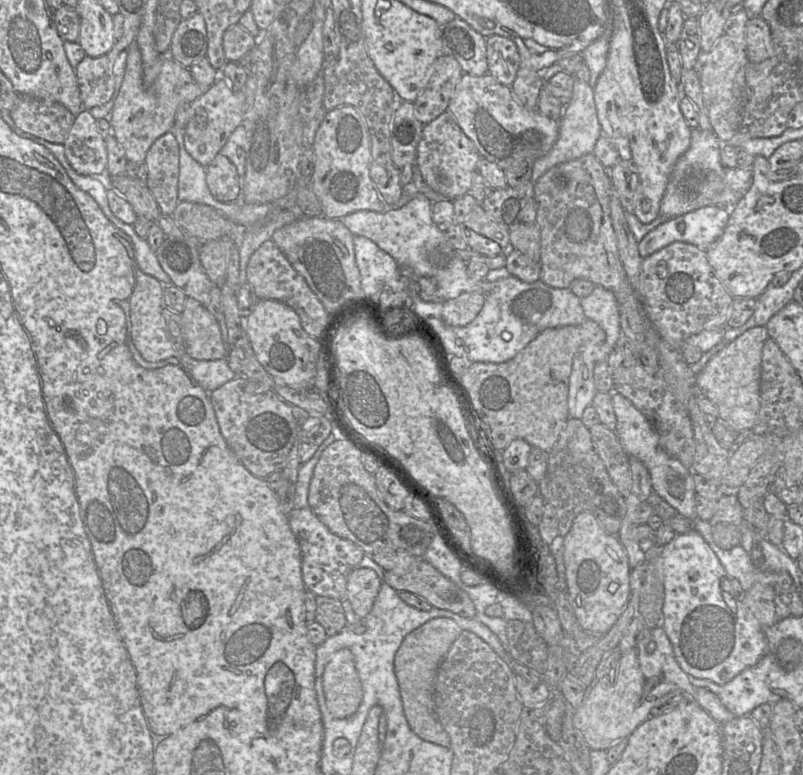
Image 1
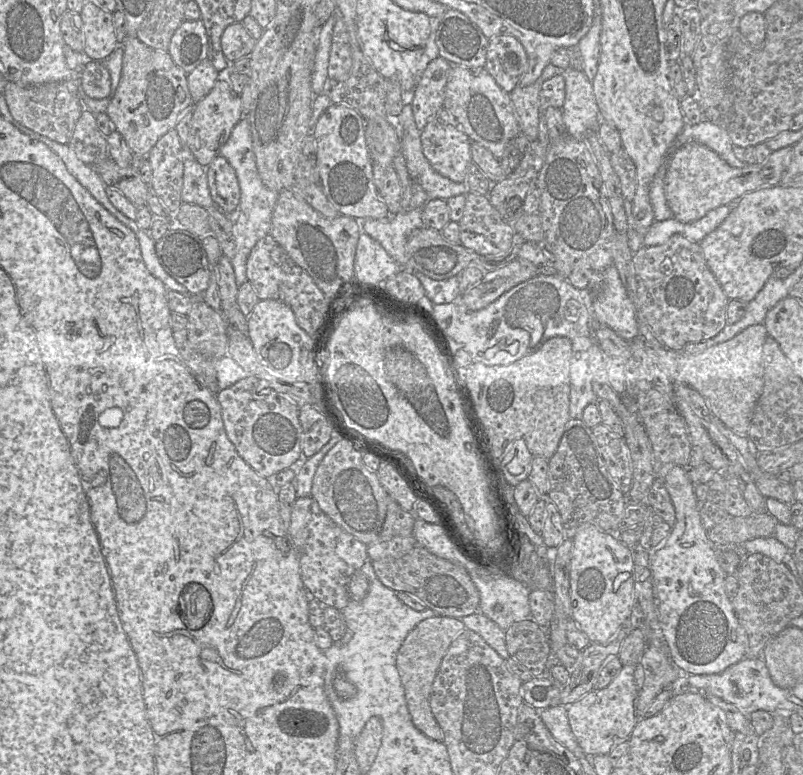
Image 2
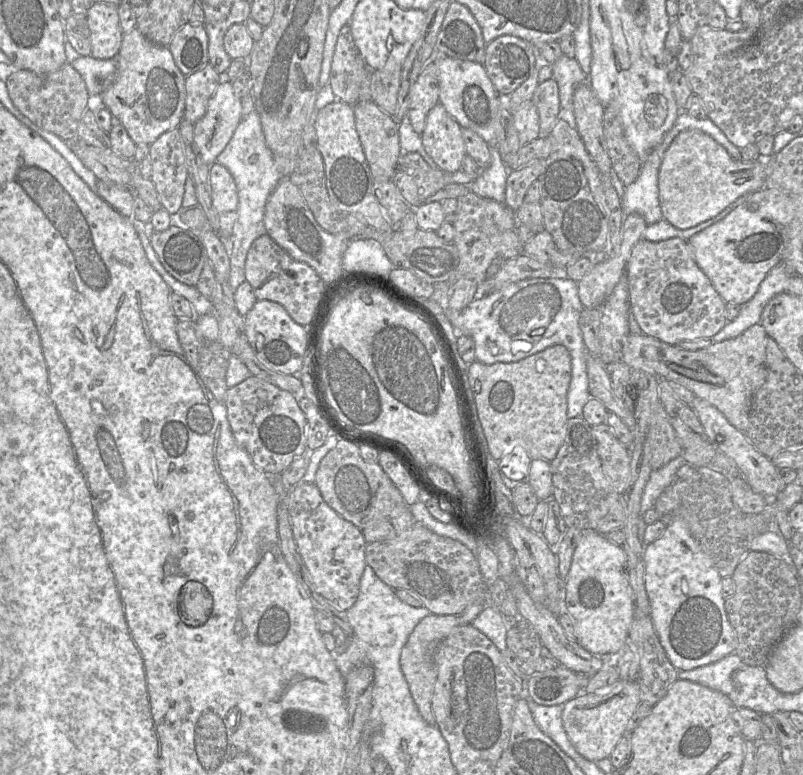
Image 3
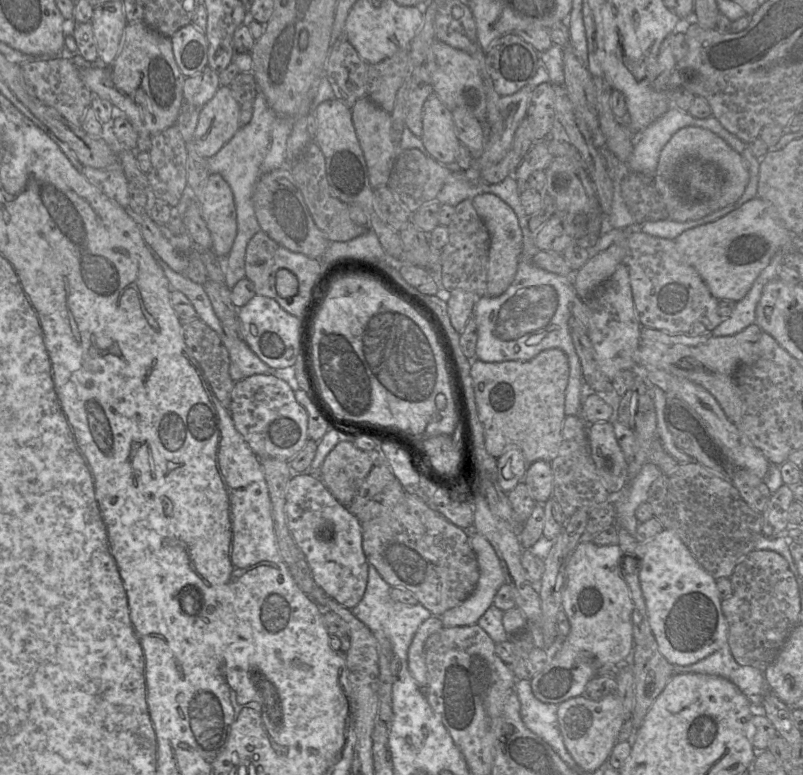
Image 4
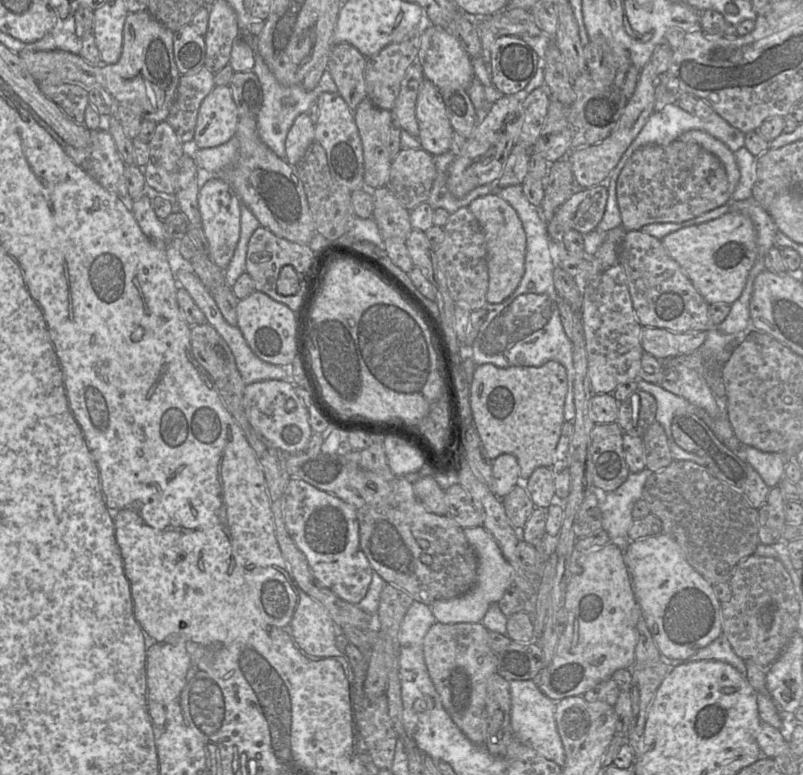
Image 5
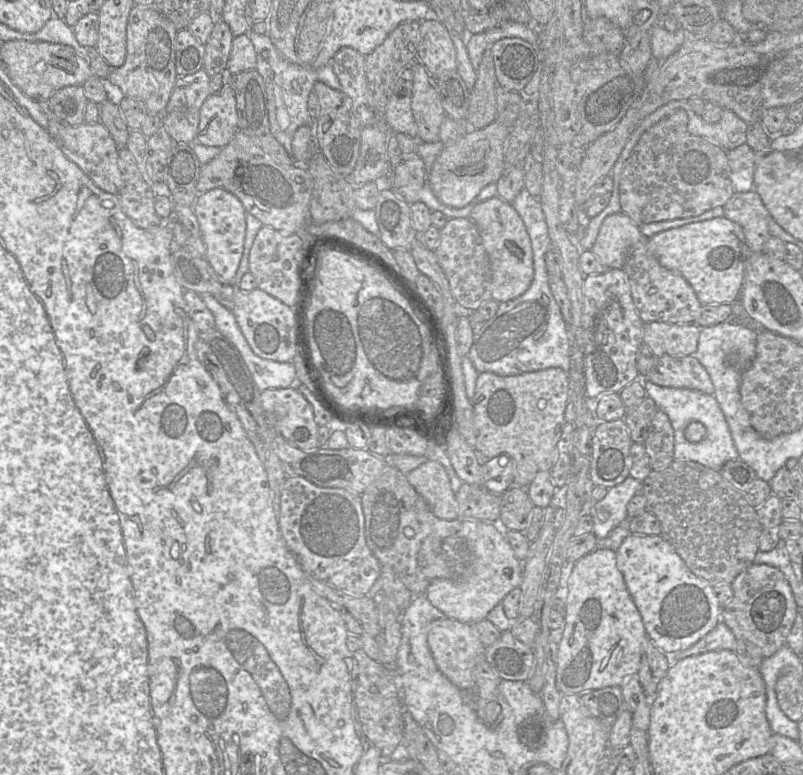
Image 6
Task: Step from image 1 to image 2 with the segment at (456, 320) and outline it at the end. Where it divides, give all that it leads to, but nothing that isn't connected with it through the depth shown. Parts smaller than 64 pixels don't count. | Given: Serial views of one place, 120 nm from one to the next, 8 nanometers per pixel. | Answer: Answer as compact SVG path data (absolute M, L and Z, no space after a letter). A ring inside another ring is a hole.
M513 260L497 270L485 272L482 280L462 294L458 300L467 310L478 311L536 275L538 273L529 261Z

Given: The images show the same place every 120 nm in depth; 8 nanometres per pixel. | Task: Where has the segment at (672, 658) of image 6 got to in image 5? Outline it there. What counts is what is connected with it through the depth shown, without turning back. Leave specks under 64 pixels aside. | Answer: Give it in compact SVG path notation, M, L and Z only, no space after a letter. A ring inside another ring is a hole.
M724 634L686 659L670 659L662 655L661 660L672 667L700 660L723 661L736 668L744 677L747 675L744 660L736 655Z

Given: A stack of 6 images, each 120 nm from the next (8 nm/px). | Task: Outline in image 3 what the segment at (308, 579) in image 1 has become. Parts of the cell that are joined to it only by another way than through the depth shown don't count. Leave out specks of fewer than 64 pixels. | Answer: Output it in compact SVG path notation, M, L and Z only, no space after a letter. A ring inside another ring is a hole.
M298 483L289 491L289 517L293 537L311 583L317 593L342 611L350 609L359 594L360 579L366 563L366 541L362 531L342 518L323 499L315 483Z

